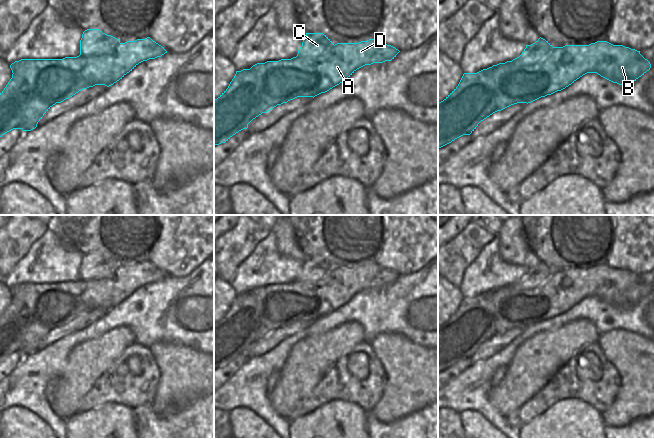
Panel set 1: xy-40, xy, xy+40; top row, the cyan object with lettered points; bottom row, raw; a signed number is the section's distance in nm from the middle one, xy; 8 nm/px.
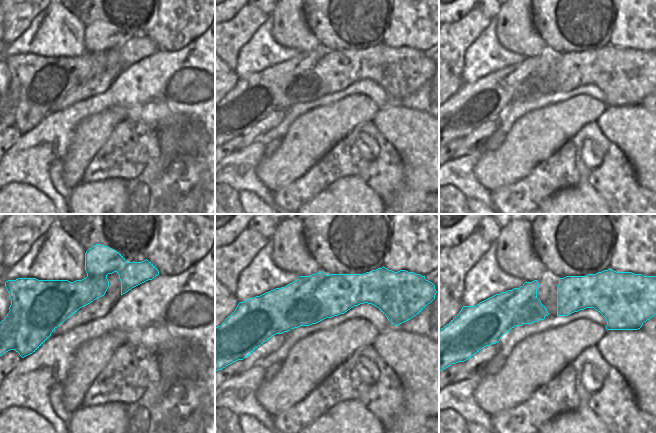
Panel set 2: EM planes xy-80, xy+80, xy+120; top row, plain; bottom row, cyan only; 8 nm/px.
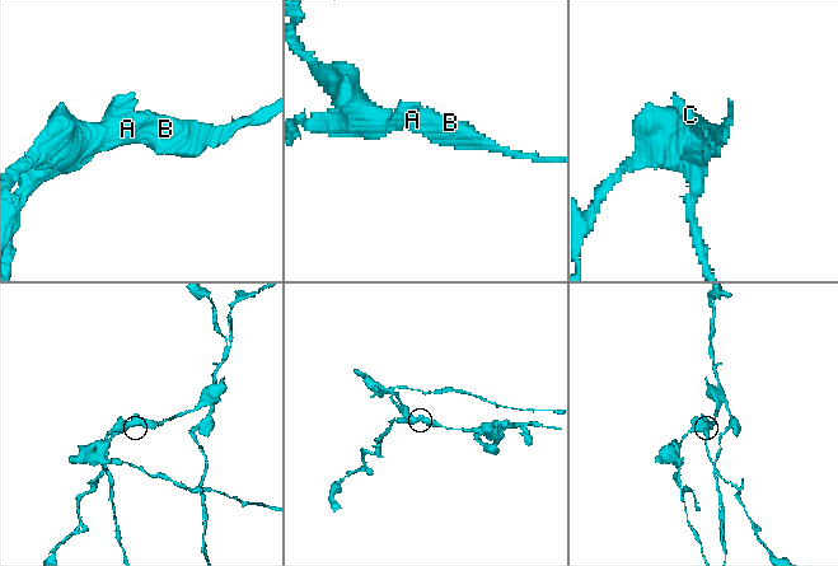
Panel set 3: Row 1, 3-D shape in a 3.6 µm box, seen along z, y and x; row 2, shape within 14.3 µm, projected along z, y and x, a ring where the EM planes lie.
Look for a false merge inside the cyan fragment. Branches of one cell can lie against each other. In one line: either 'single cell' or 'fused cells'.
fused cells

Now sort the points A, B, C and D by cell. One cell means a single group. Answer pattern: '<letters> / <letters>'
A B D / C

